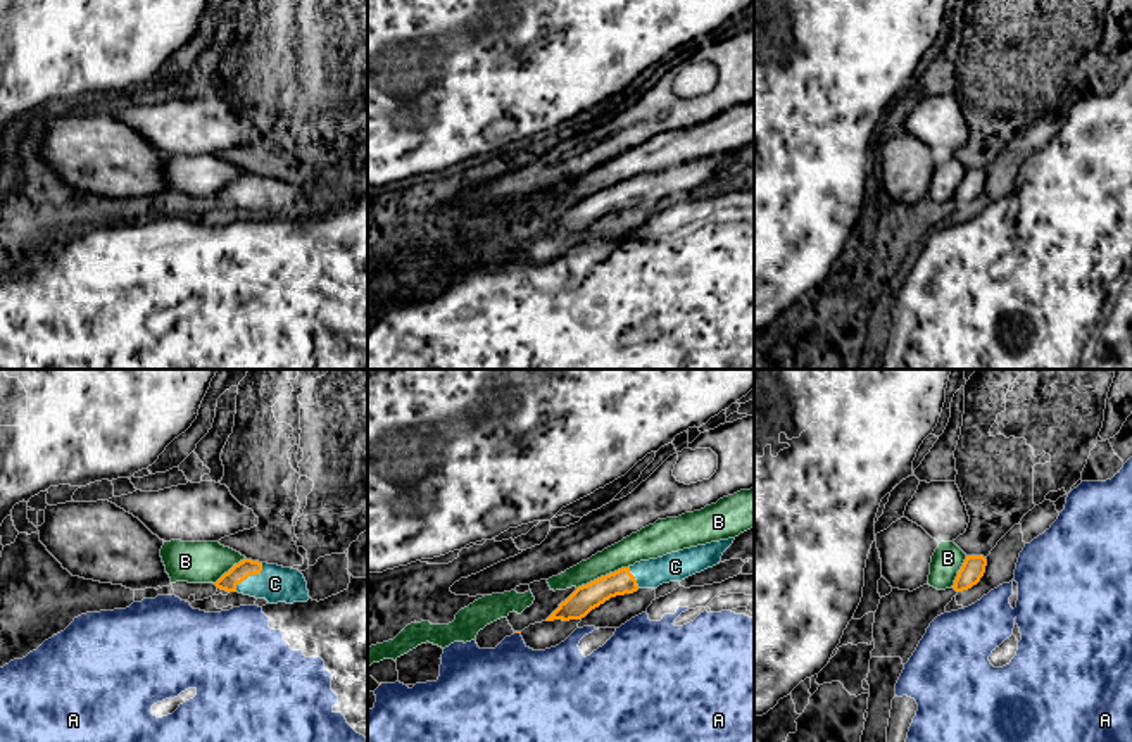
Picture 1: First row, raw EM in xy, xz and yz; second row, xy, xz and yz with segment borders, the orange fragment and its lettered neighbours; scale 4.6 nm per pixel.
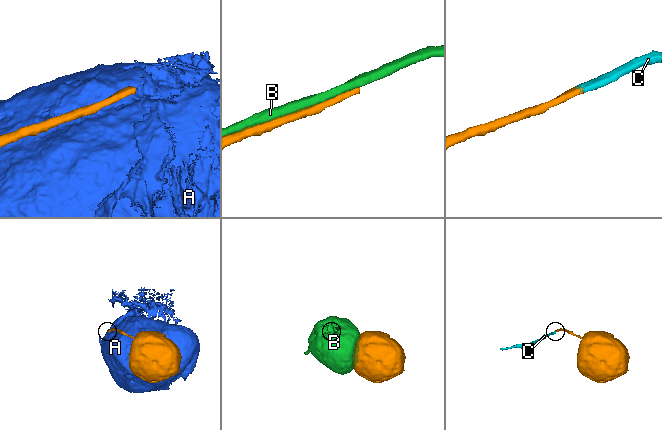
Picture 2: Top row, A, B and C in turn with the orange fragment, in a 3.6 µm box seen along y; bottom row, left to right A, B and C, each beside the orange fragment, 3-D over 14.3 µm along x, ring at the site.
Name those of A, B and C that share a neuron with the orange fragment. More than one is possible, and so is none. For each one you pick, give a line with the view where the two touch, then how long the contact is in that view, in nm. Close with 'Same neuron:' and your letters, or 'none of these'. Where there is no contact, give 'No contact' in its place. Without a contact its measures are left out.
C: Touches orange in xy. Shared border 190 nm
Same neuron: C

